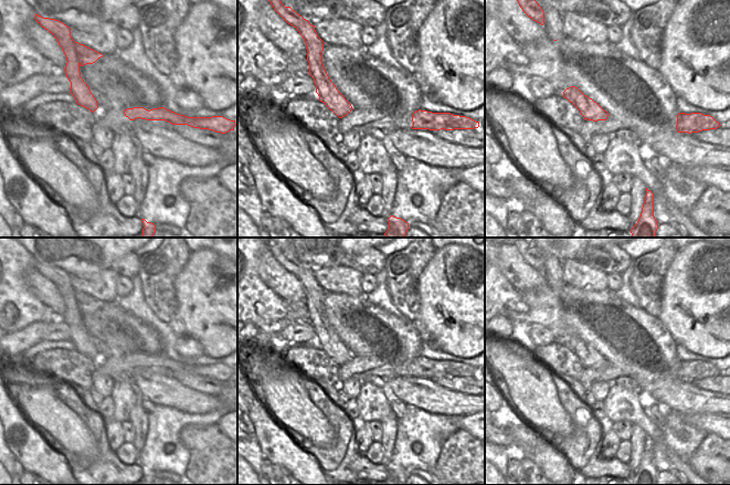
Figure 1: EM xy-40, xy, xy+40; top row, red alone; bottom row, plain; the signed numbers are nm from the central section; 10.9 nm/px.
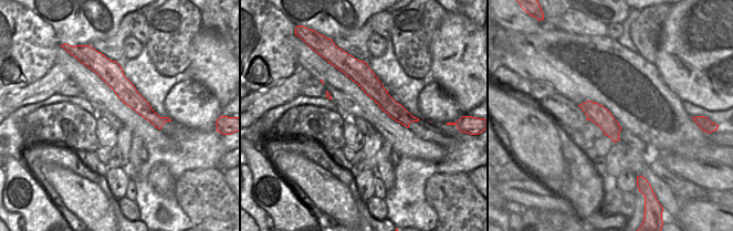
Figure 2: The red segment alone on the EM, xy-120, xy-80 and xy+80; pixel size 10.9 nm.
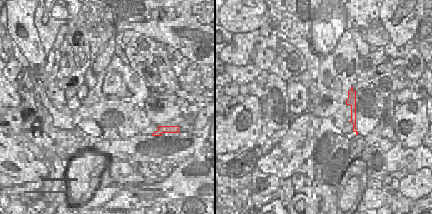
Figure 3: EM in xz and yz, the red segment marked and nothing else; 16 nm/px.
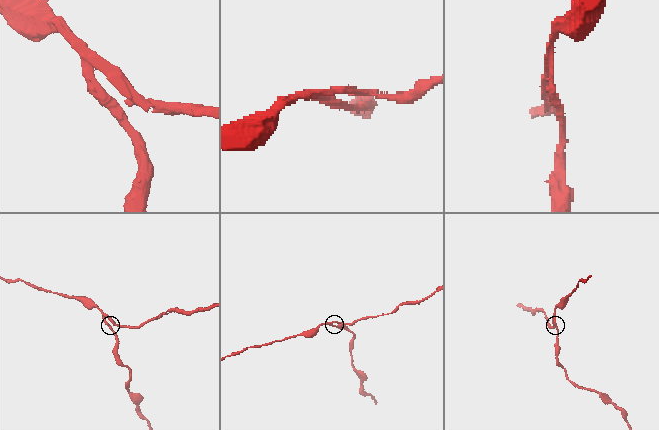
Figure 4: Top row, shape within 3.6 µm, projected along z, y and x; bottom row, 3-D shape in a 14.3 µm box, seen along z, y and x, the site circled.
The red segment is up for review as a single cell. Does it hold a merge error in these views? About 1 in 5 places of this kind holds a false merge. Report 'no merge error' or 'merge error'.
merge error

